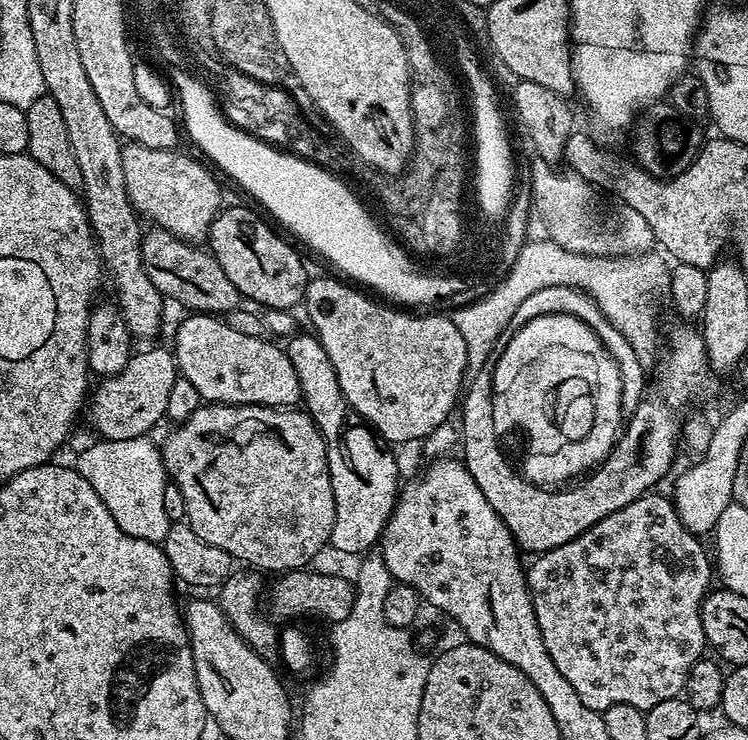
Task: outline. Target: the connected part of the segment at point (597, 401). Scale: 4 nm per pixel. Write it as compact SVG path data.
M571 311L566 314L546 314L526 322L526 326L522 326L518 334L510 338L510 346L502 350L502 358L494 361L491 373L497 429L507 434L511 428L520 427L528 439L524 461L518 464L524 479L541 488L555 489L595 469L608 457L622 431L622 421L626 416L622 408L622 379L606 346L579 315Z

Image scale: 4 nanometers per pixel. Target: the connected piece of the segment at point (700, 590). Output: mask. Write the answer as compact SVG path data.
M649 494L639 496L630 506L622 506L622 510L614 510L602 522L590 526L578 538L566 542L549 552L539 553L536 560L526 568L528 577L528 593L534 606L534 618L538 618L538 630L542 630L542 642L546 642L546 650L550 658L554 658L554 666L558 666L560 673L578 690L578 698L590 706L590 710L603 714L610 706L625 704L635 708L649 709L658 706L658 702L675 700L684 691L684 683L690 674L690 666L694 666L696 660L705 655L706 645L704 643L704 631L702 630L702 618L700 607L705 596L710 591L708 583L714 580L714 564L710 559L710 552L700 545L701 537L691 532L683 524L676 512L676 505L667 496L656 496Z

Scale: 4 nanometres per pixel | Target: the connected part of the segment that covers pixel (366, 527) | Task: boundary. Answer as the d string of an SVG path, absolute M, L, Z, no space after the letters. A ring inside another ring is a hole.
M308 330L297 331L295 335L287 337L286 351L294 366L294 374L298 374L303 407L324 435L326 442L328 473L334 490L334 530L330 541L331 547L336 547L348 556L359 557L379 545L384 527L396 508L396 497L402 487L402 479L400 480L400 468L396 465L396 456L392 453L395 451L381 440L369 425L354 415L350 402L346 402L342 394L342 386L338 386L338 374L334 374L334 366L330 366L330 358L326 358L326 350L316 335Z

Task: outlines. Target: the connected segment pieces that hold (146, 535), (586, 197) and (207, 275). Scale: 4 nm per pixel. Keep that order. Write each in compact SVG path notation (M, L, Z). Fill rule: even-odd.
M148 436L96 440L79 454L74 467L90 482L124 533L160 544L169 532L172 521L163 509L163 495L168 483L163 453L151 440Z
M533 157L530 166L530 190L532 204L536 214L544 226L547 239L553 244L562 246L572 253L586 253L592 256L601 255L643 255L655 247L653 231L638 211L627 207L616 220L620 234L607 231L604 224L594 222L593 218L586 216L592 202L593 185L584 180L581 175L572 169L562 174L553 164L540 157Z
M152 226L149 229L142 236L142 262L146 266L146 274L150 274L150 282L154 282L161 296L169 301L177 300L182 307L188 308L184 310L196 314L227 314L241 307L240 291L230 278L226 278L226 270L218 266L216 257L207 247L180 240L165 228Z

